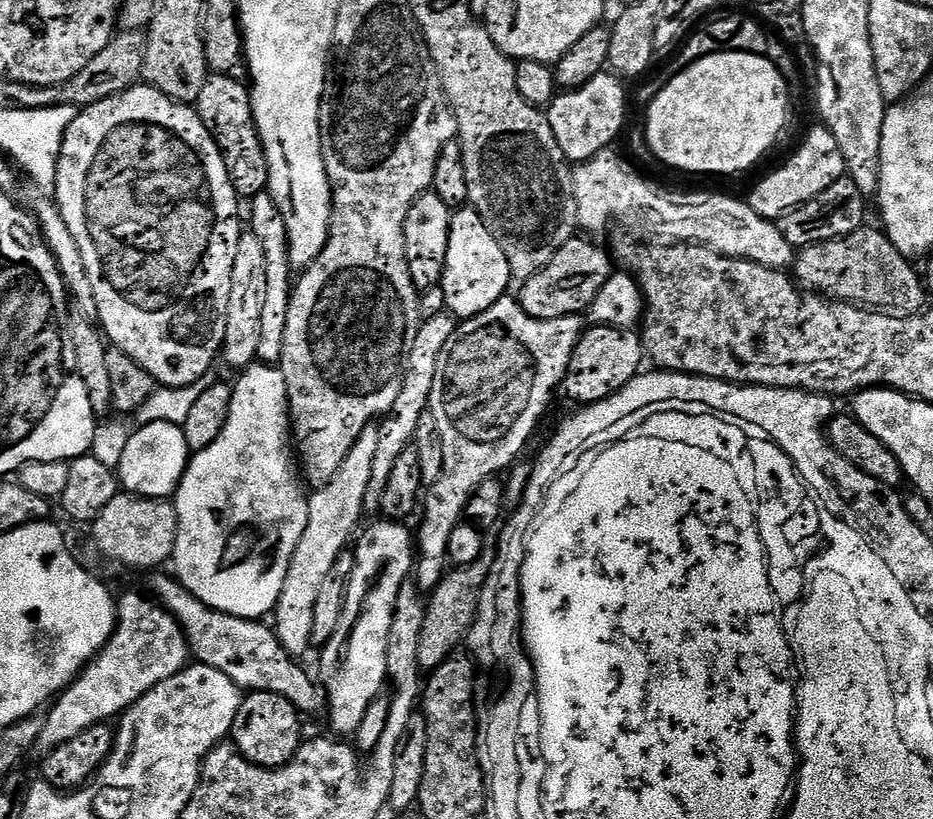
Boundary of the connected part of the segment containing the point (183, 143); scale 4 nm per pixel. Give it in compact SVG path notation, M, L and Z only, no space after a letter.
M138 82L122 94L114 94L102 102L94 102L88 108L79 109L62 142L54 199L62 218L66 218L66 226L70 226L70 234L74 234L74 242L78 242L78 250L82 250L82 262L86 262L86 270L92 273L90 286L94 286L98 324L111 347L134 358L134 362L138 362L142 370L146 370L156 379L157 385L166 388L188 387L208 373L213 367L211 364L218 360L224 347L226 310L230 306L230 278L234 274L234 254L238 254L242 231L242 200L236 195L230 182L230 174L226 174L226 162L195 107L171 100L166 94L162 94L162 90Z

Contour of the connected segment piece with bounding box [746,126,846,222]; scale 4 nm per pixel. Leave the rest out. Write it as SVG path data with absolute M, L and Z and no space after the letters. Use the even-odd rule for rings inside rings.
M817 126L809 130L800 149L777 172L770 173L765 180L760 180L753 186L752 193L746 196L746 202L752 207L754 214L778 222L787 212L793 212L798 206L818 198L822 190L830 190L834 182L845 179L845 176L842 150L838 148L834 134L830 134L826 127Z

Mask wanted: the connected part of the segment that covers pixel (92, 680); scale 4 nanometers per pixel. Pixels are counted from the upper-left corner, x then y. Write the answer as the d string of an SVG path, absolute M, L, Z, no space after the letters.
M136 592L119 597L116 608L116 628L99 655L95 657L77 676L69 688L64 689L60 696L51 705L52 710L43 719L42 733L36 739L33 748L37 757L48 756L63 742L76 738L78 734L92 725L107 723L110 718L115 719L118 715L126 712L138 698L146 695L149 690L166 678L173 677L190 663L190 649L188 639L184 637L184 631L180 623L165 609L163 605L151 600L149 595Z

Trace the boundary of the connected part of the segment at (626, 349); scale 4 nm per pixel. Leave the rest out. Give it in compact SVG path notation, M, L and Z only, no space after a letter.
M589 327L581 335L580 341L576 343L574 354L570 358L570 366L564 375L562 392L565 392L572 400L577 400L577 405L587 406L608 400L616 392L621 392L626 385L641 375L640 363L645 363L646 353L644 344L640 340L639 331L630 328L593 328Z

